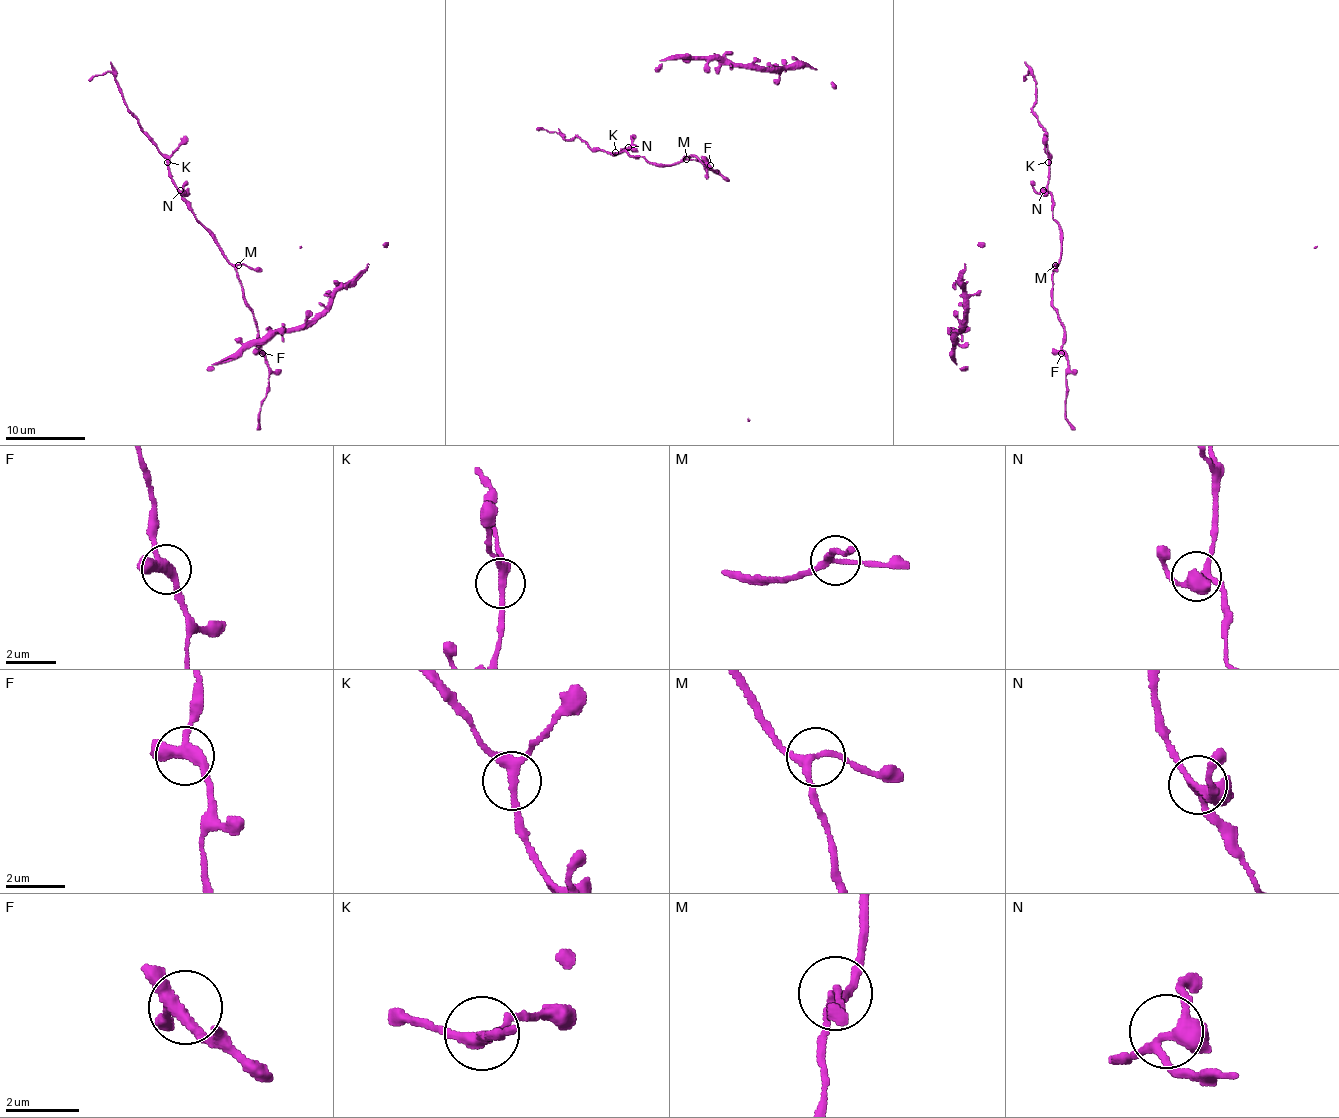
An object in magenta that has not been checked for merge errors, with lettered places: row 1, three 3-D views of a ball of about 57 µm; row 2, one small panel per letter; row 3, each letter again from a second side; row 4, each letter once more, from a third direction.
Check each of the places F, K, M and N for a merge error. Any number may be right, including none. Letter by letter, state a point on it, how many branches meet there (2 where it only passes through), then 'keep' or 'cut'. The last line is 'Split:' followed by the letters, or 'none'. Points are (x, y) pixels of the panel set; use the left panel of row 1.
F: at (262, 353); 3 branches meet; keep
K: at (167, 162); 3 branches meet; keep
M: at (238, 265); 3 branches meet; keep
N: at (180, 190); 4 branches meet; keep
Split: none

